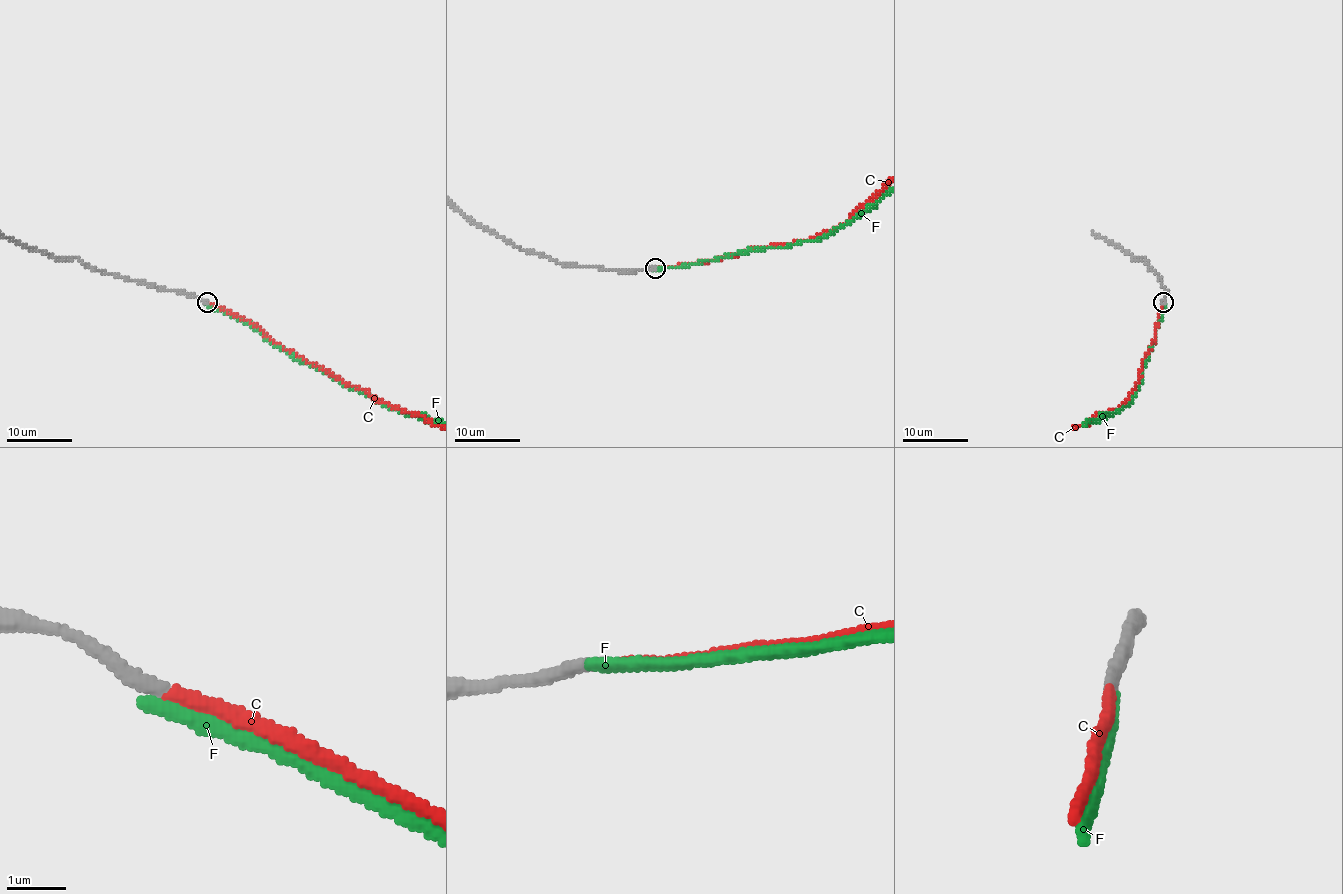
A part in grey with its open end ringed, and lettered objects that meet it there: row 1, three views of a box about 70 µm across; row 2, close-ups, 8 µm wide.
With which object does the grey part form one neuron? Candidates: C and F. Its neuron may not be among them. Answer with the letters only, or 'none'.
C

